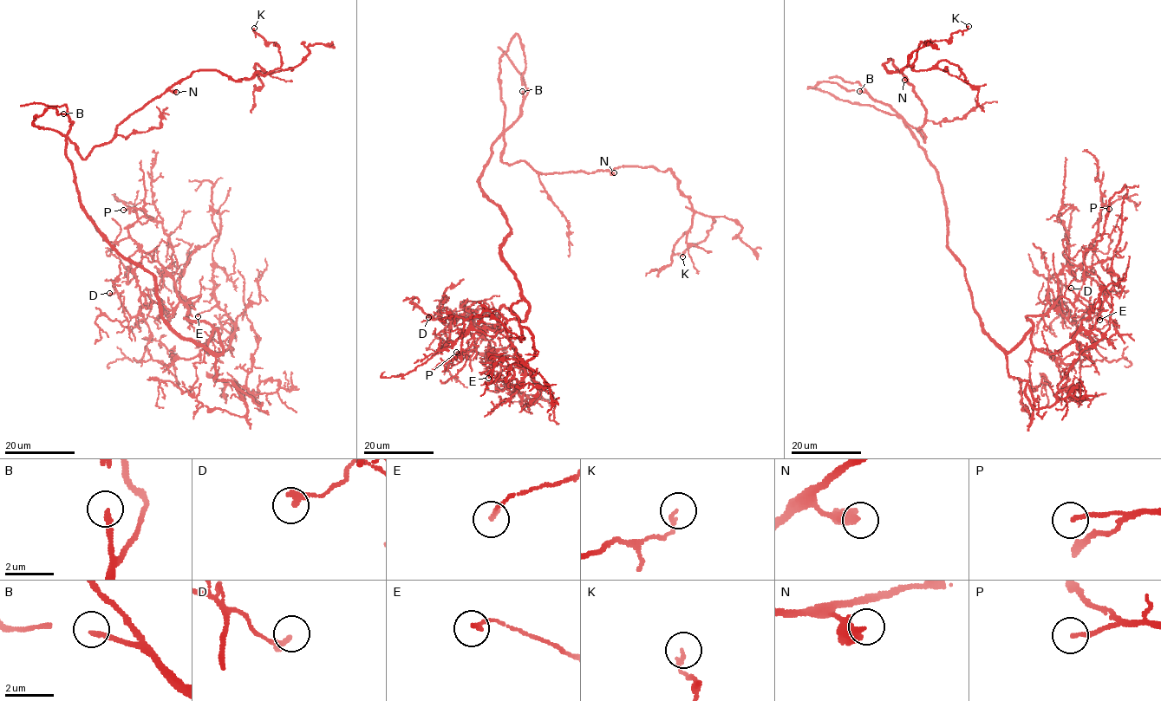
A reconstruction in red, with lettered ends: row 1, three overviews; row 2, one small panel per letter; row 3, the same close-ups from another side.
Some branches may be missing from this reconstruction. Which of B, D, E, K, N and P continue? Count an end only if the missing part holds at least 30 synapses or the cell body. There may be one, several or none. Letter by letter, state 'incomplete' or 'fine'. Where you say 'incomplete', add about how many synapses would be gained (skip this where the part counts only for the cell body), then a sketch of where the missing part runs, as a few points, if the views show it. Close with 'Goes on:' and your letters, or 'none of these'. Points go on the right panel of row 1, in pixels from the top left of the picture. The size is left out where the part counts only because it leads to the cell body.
B: fine
D: fine
E: fine
K: fine
N: fine
P: fine
Goes on: none of these

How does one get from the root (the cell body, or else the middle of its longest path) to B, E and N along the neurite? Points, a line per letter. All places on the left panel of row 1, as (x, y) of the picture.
B: (103, 234), (81, 203), (75, 172), (65, 150), (66, 137), (72, 122), (63, 113)
E: (103, 234), (153, 275), (171, 327), (221, 353), (215, 328), (205, 349), (229, 347), (224, 311), (198, 316)
N: (103, 234), (81, 203), (67, 139), (85, 159), (131, 114), (168, 90), (176, 92)

